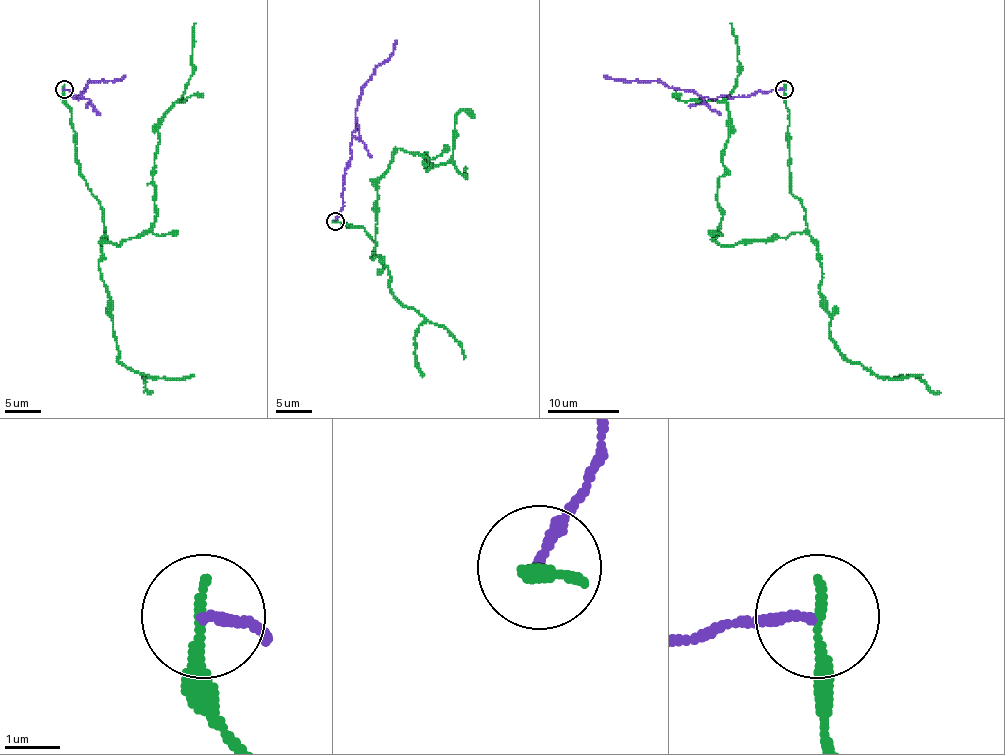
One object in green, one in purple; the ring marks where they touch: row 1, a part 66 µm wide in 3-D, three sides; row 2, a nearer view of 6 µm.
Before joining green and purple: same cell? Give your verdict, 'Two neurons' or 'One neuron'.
Two neurons

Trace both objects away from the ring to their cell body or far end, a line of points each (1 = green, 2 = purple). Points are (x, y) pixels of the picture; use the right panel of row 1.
1: (784, 90), (789, 190), (807, 227), (719, 245), (712, 239), (722, 218), (726, 99), (739, 73), (730, 23)
2: (784, 90), (708, 99), (661, 82), (620, 81), (604, 75)

